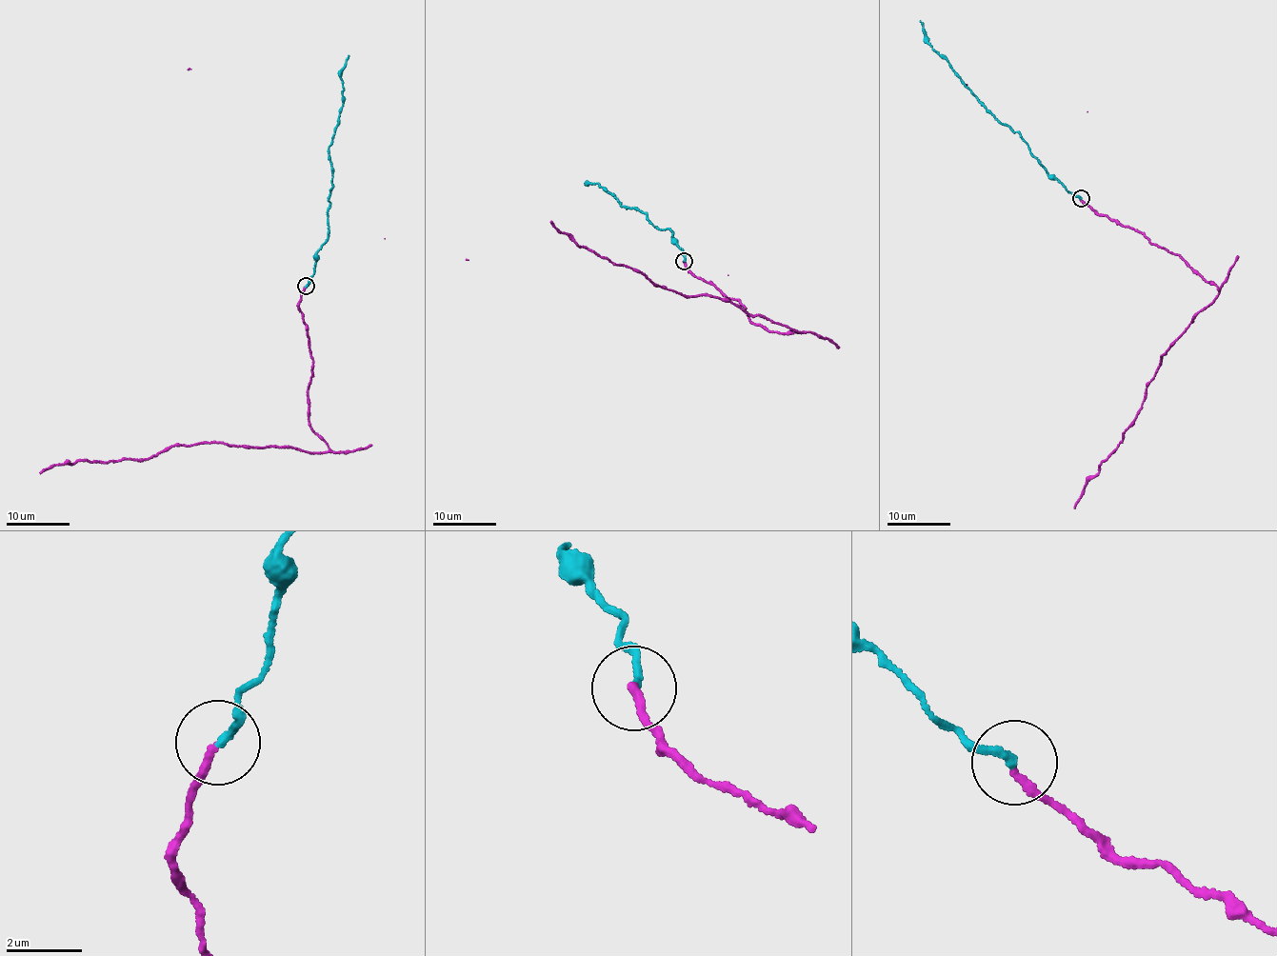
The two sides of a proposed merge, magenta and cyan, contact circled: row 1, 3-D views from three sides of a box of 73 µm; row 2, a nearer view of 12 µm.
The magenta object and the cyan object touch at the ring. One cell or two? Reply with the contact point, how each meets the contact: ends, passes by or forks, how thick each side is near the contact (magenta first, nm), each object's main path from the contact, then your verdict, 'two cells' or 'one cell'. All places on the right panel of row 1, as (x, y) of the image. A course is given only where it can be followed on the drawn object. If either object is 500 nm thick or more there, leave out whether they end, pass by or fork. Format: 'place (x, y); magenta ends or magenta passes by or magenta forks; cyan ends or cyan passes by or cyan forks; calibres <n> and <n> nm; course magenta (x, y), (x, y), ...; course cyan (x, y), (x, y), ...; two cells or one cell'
place (1081, 198); magenta ends; cyan ends; calibres 200 and 200 nm; course magenta (1080, 197), (1182, 259), (1219, 291), (1160, 357), (1135, 421), (1098, 466), (1099, 472), (1074, 507); course cyan (1080, 197), (1073, 196), (1057, 179), (1048, 175), (1027, 143), (975, 97), (943, 56), (932, 49), (920, 20); one cell

